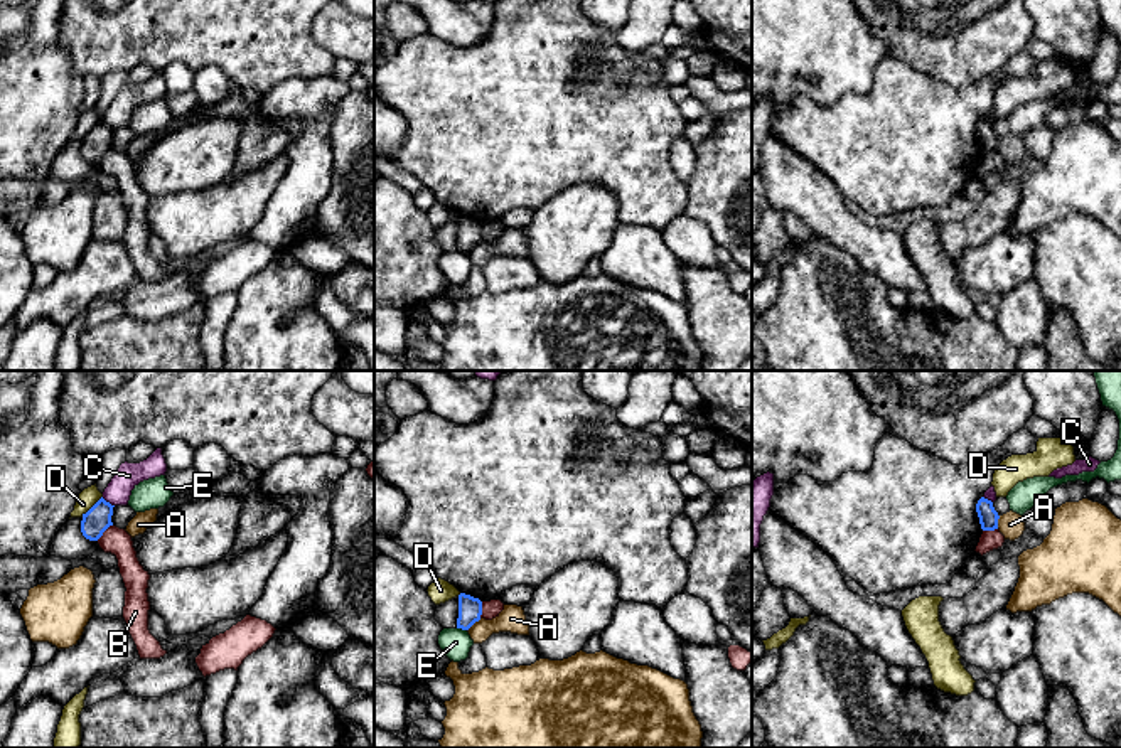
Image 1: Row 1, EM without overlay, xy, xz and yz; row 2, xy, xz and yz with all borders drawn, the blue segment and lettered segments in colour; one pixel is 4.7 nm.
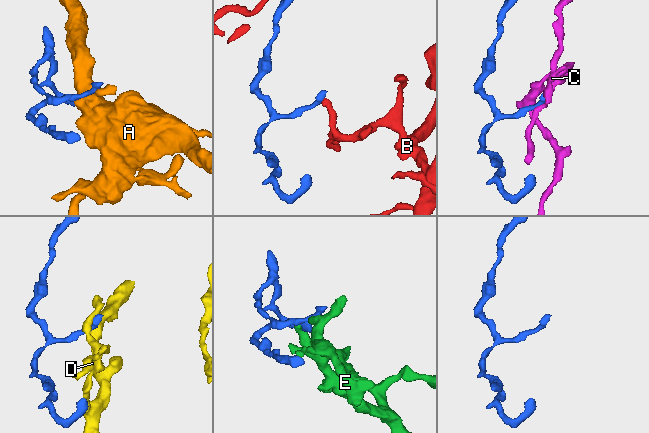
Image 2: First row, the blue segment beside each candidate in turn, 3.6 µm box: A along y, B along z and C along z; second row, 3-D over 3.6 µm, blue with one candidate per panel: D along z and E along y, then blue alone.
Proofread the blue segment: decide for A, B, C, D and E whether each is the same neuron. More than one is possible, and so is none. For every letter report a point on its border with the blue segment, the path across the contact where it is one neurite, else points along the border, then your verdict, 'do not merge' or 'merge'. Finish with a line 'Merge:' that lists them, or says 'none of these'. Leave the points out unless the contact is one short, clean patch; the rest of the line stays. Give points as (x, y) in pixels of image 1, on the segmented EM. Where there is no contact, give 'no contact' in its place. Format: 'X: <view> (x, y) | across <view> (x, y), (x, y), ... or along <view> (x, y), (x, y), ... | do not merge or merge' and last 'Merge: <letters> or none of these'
A: xz (474, 622) | do not merge
B: xy (103, 531) | along xy (112, 524), (96, 539) | do not merge
C: xy (108, 502) | along xy (101, 497), (113, 506) | do not merge
D: xy (93, 506) | do not merge
E: xz (462, 629) | do not merge
Merge: none of these

